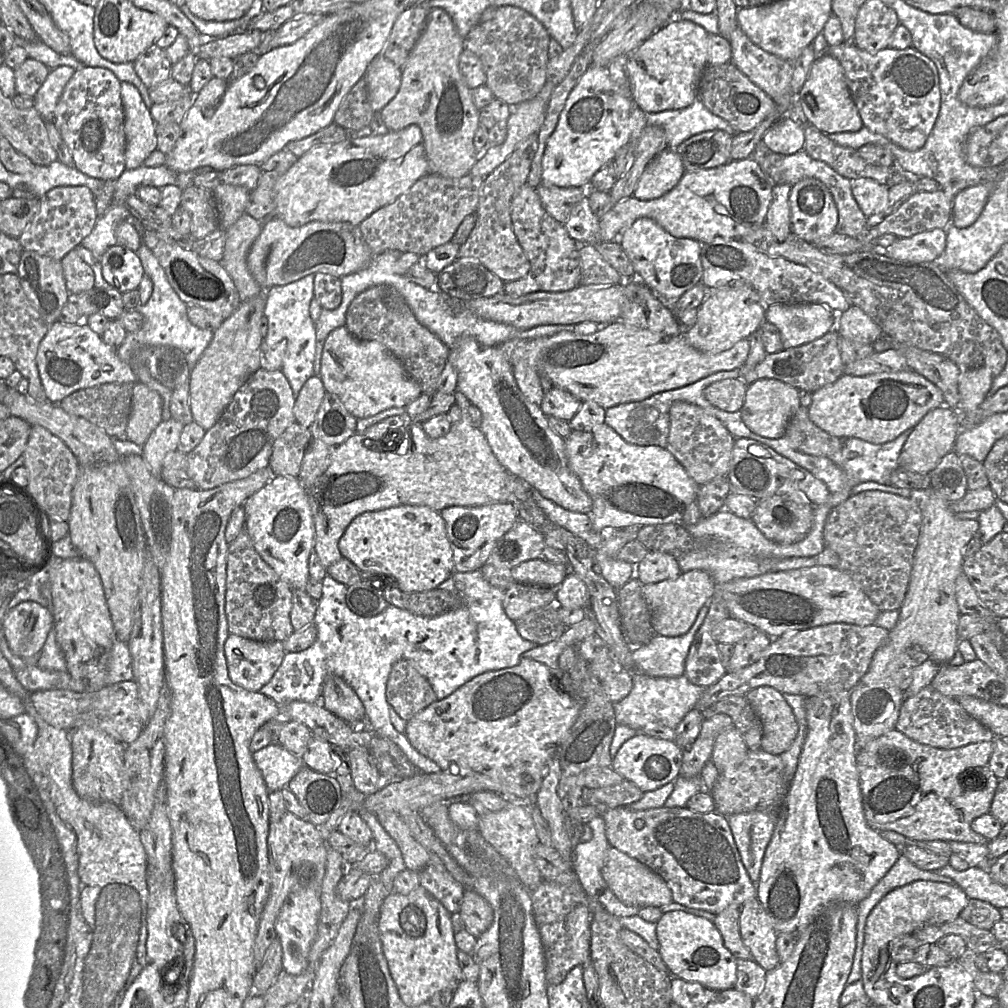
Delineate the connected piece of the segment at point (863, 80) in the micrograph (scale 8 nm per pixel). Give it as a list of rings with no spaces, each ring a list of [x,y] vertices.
[[[845,42],[828,46],[826,53],[841,64],[863,126],[908,151],[924,146],[941,105],[939,74],[930,58],[913,47],[885,48],[871,54]]]

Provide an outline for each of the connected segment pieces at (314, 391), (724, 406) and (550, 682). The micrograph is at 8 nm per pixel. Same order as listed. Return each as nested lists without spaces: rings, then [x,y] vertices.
[[[312,376],[303,384],[293,408],[297,424],[306,428],[312,425],[325,393],[320,376]]]
[[[740,378],[713,382],[704,390],[704,397],[716,408],[725,412],[740,411],[748,385]]]
[[[587,614],[578,623],[565,628],[556,640],[536,645],[524,652],[516,666],[487,671],[472,678],[452,694],[436,700],[407,721],[405,736],[422,755],[435,762],[441,771],[473,771],[503,784],[500,796],[530,803],[541,787],[549,760],[557,754],[575,723],[580,705],[566,692],[556,672],[559,656],[569,646],[577,645],[595,634],[593,619]]]

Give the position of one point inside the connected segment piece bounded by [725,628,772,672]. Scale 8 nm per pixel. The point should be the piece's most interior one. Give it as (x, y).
(748, 650)

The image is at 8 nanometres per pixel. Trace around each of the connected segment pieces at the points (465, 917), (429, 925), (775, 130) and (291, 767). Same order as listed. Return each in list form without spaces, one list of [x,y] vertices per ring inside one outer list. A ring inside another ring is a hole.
[[[465,890],[459,911],[465,929],[479,937],[492,924],[494,914],[489,903],[474,890]]]
[[[422,886],[408,895],[398,893],[388,895],[381,907],[378,928],[390,974],[405,1005],[415,1007],[429,1002],[435,993],[445,989],[454,991],[464,980],[457,959],[458,949],[454,939],[451,914]]]
[[[788,115],[778,119],[761,140],[772,152],[782,155],[791,155],[803,150],[805,143],[802,125]]]
[[[274,742],[254,752],[253,759],[269,792],[286,787],[305,765],[300,756]]]

